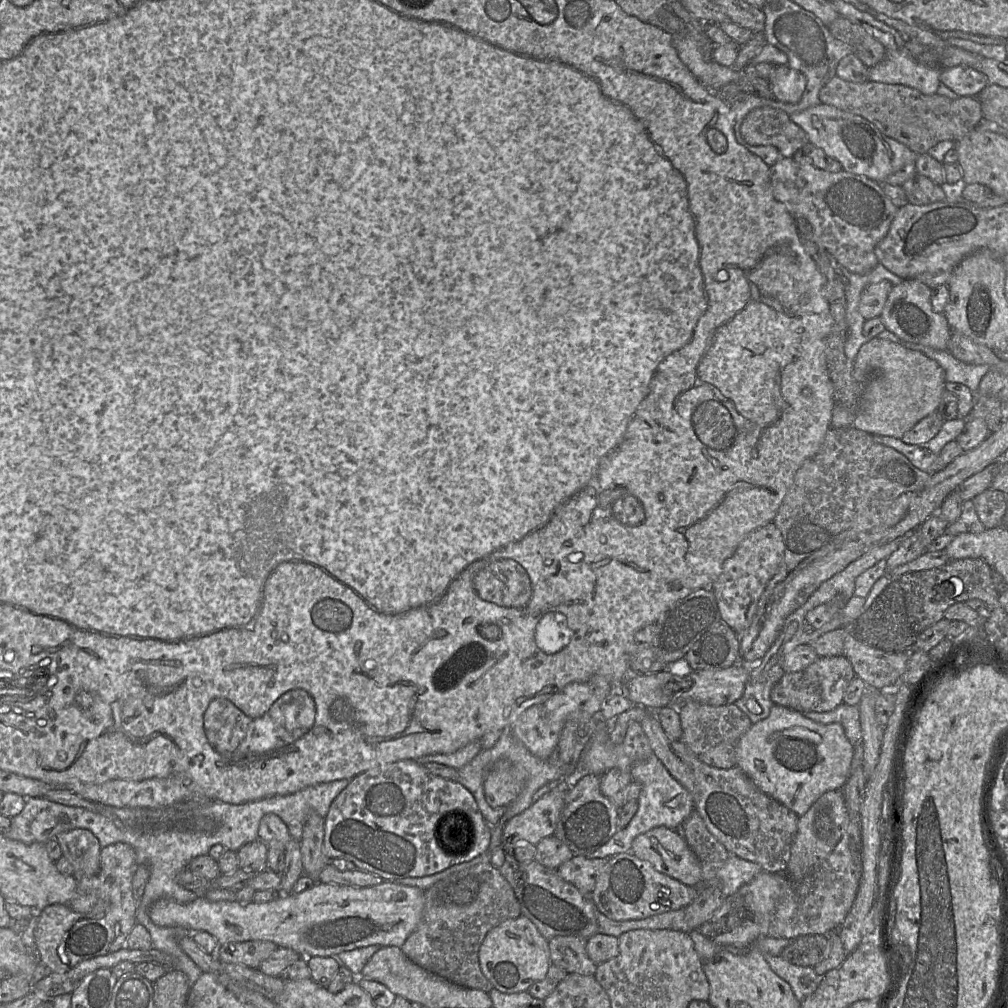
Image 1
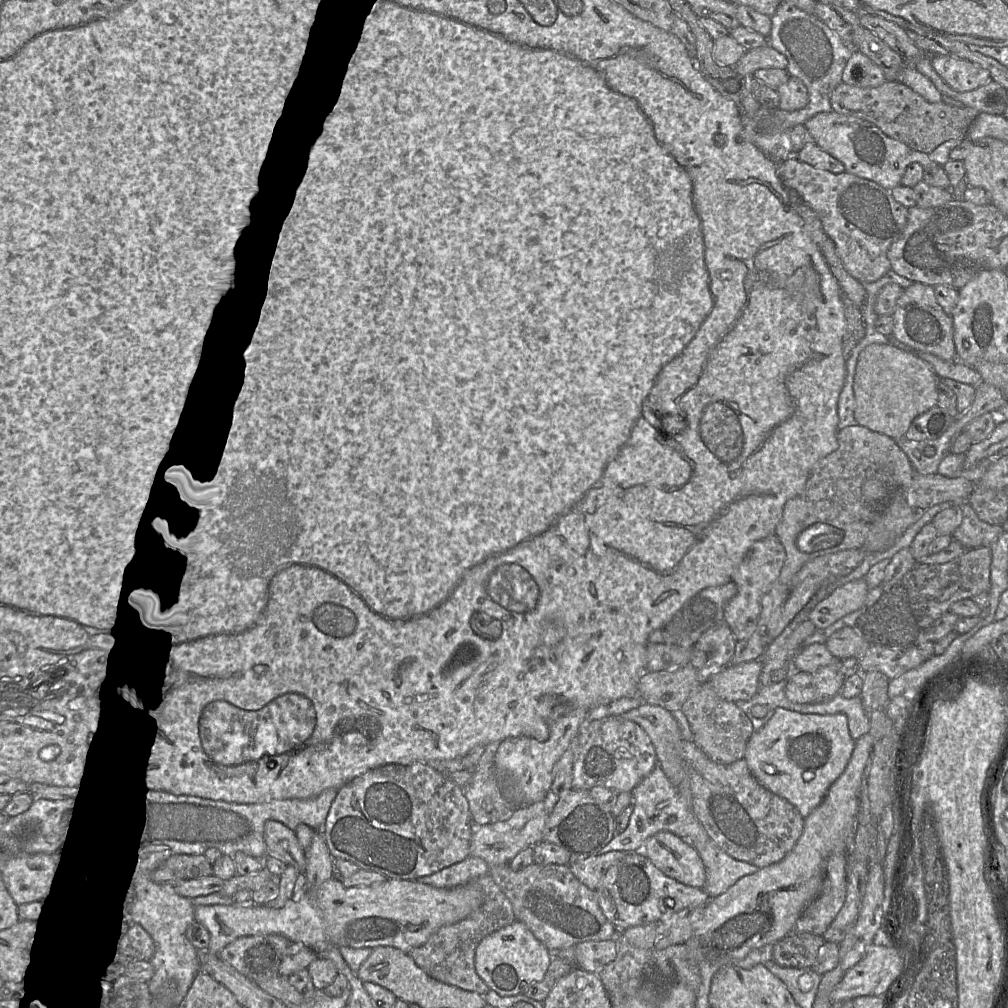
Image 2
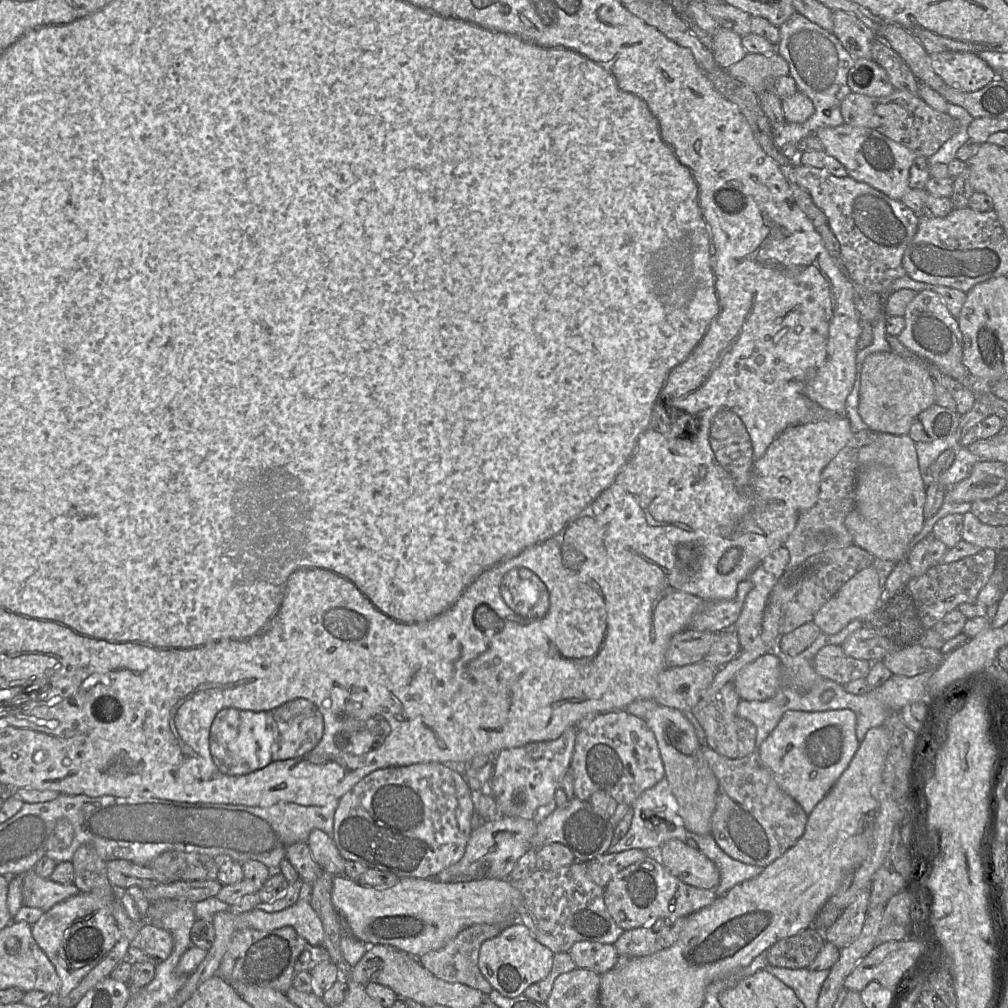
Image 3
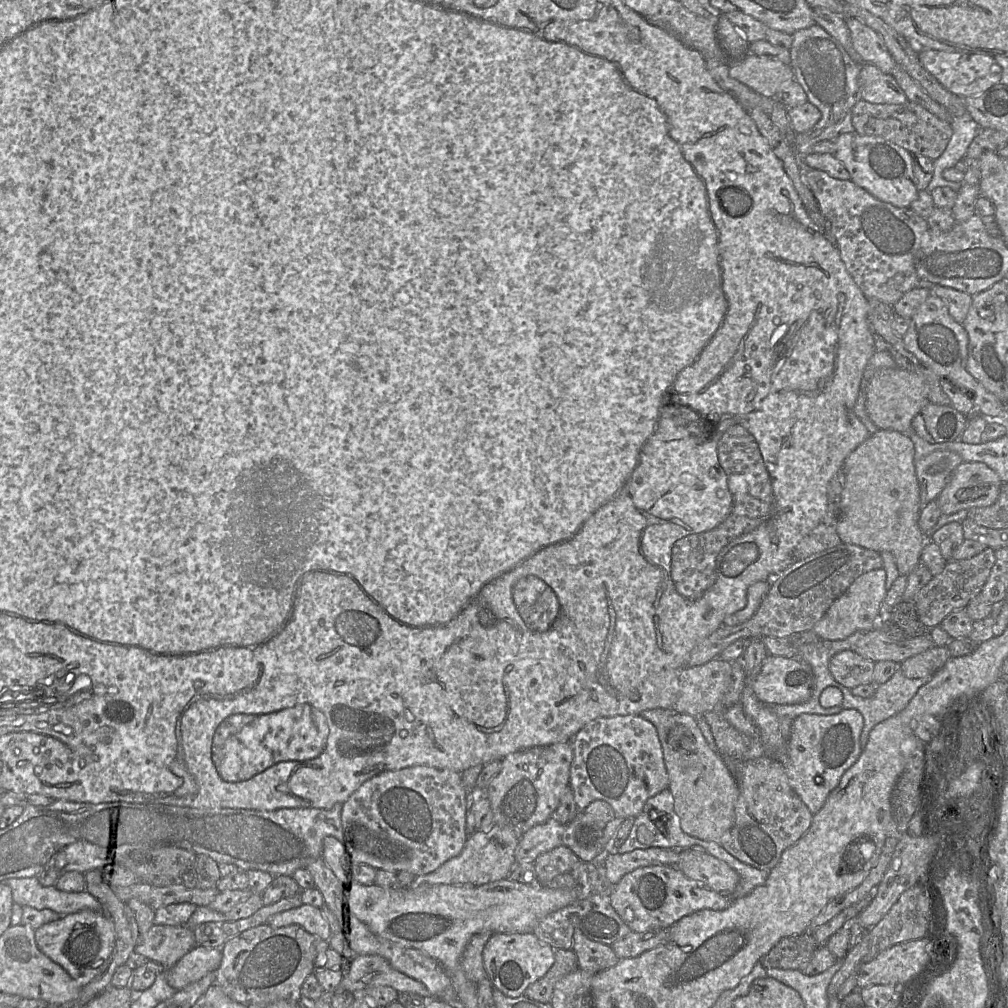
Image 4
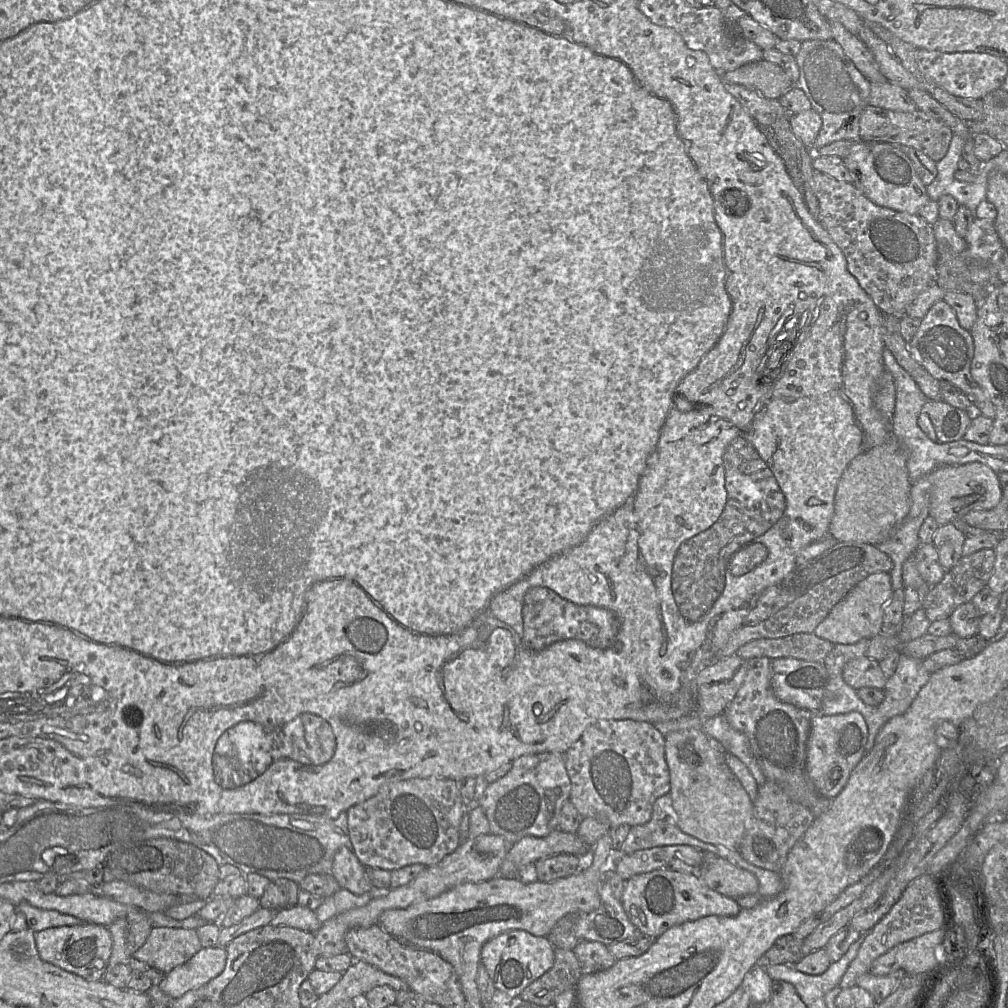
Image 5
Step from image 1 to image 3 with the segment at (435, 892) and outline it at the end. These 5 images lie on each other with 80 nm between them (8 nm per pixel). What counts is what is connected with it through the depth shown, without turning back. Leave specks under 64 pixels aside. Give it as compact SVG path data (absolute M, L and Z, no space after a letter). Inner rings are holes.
M476 924L463 929L456 937L448 941L442 948L416 957L419 963L435 977L450 983L461 983L477 989L484 995L492 991L492 986L485 979L478 967L480 947L485 940L497 936L506 927L500 924Z

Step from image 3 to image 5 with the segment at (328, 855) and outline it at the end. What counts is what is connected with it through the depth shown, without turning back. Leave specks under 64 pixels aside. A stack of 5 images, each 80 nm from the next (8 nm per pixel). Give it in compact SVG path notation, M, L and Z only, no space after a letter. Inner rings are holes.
M341 847L335 854L330 874L342 889L356 895L373 890L367 875L366 867L361 864L349 847Z

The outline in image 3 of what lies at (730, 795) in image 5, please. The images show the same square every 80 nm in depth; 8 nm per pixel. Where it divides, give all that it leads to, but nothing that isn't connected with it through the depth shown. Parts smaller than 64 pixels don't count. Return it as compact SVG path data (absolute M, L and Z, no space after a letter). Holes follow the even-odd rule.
M662 705L647 712L644 721L655 735L665 777L678 802L678 816L682 819L684 827L695 834L710 834L719 784L703 756L692 723L682 711Z

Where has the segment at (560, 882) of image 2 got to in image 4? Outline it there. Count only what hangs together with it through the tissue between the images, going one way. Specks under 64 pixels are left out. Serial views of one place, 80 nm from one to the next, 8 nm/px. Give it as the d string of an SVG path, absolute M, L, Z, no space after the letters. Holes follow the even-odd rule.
M579 862L569 872L560 874L541 886L554 889L575 888L578 891L578 897L572 904L550 913L533 930L539 940L549 944L554 950L572 949L576 930L580 930L592 941L610 946L632 932L611 905L614 884L608 880L602 863Z

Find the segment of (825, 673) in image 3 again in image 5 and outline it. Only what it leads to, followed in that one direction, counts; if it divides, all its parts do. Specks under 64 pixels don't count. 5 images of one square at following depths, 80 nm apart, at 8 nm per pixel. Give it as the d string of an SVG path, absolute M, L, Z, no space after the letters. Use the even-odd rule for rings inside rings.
M866 656L847 662L842 669L842 678L855 690L863 687L883 690L888 680L879 666L879 661Z

